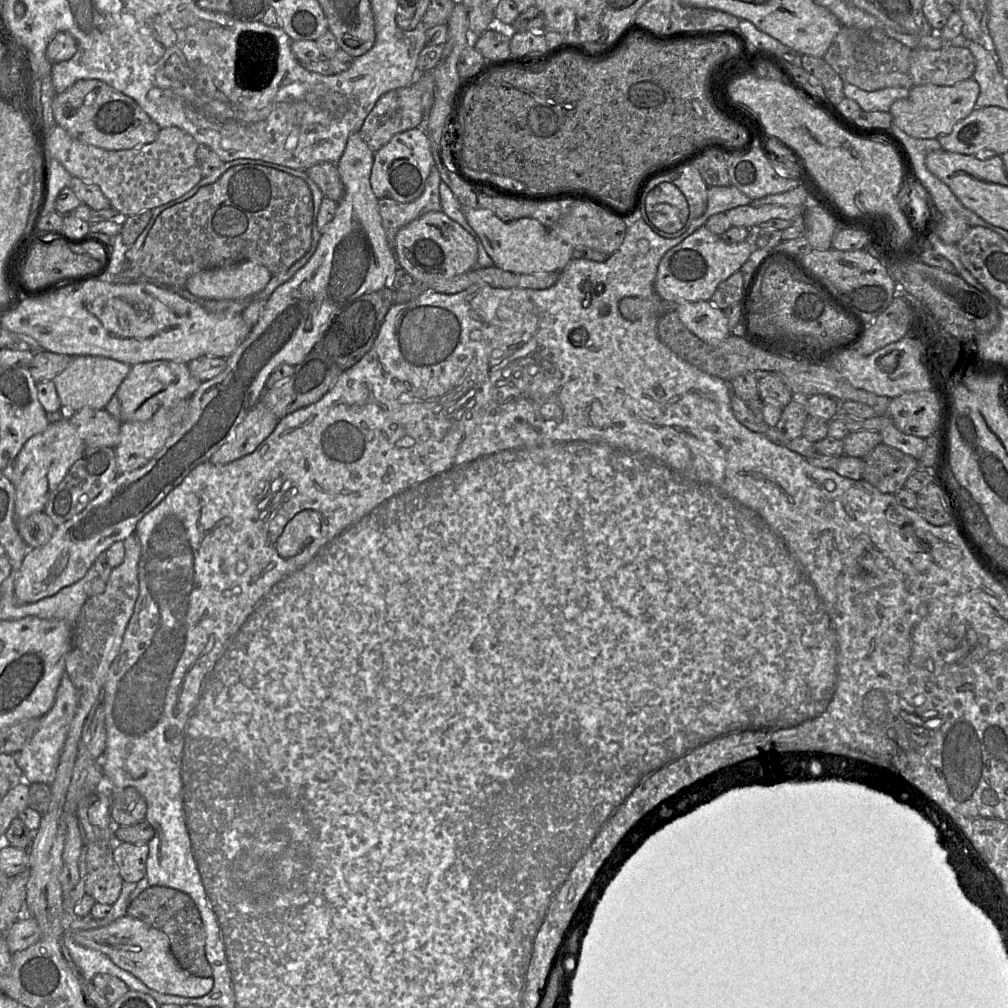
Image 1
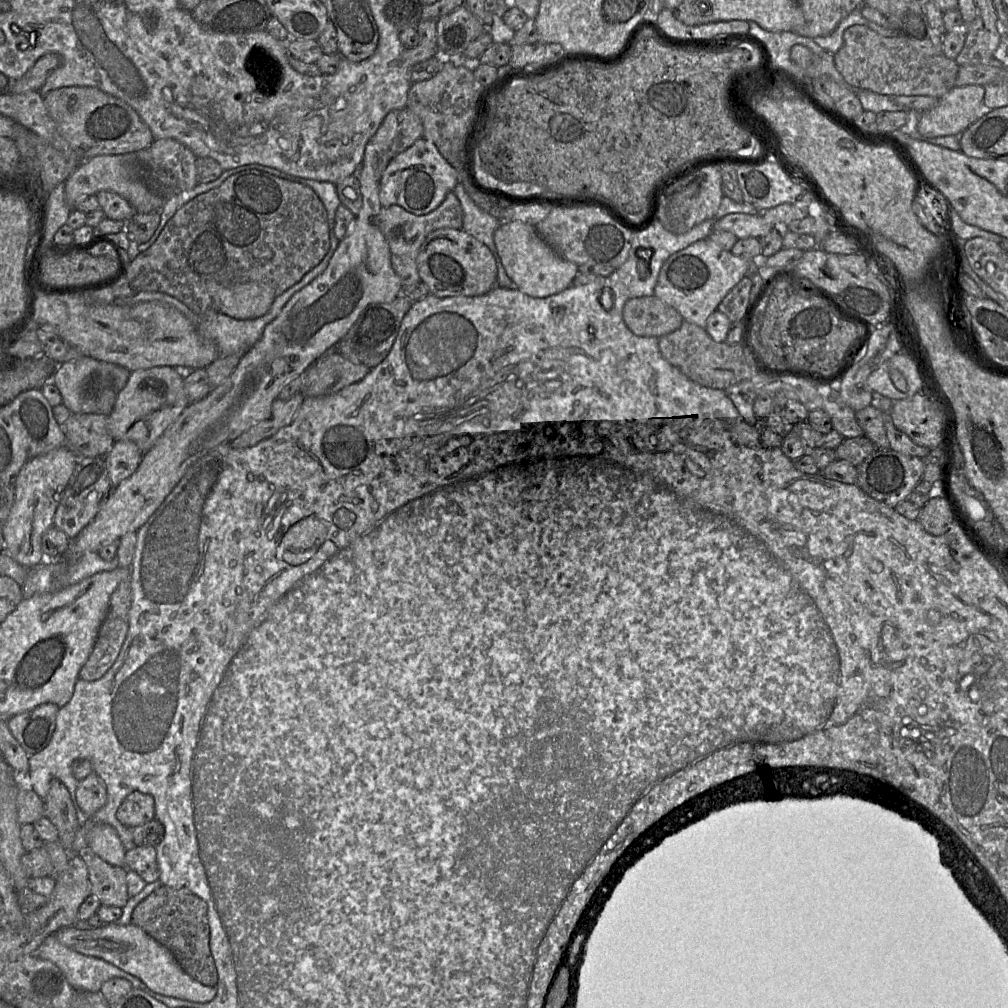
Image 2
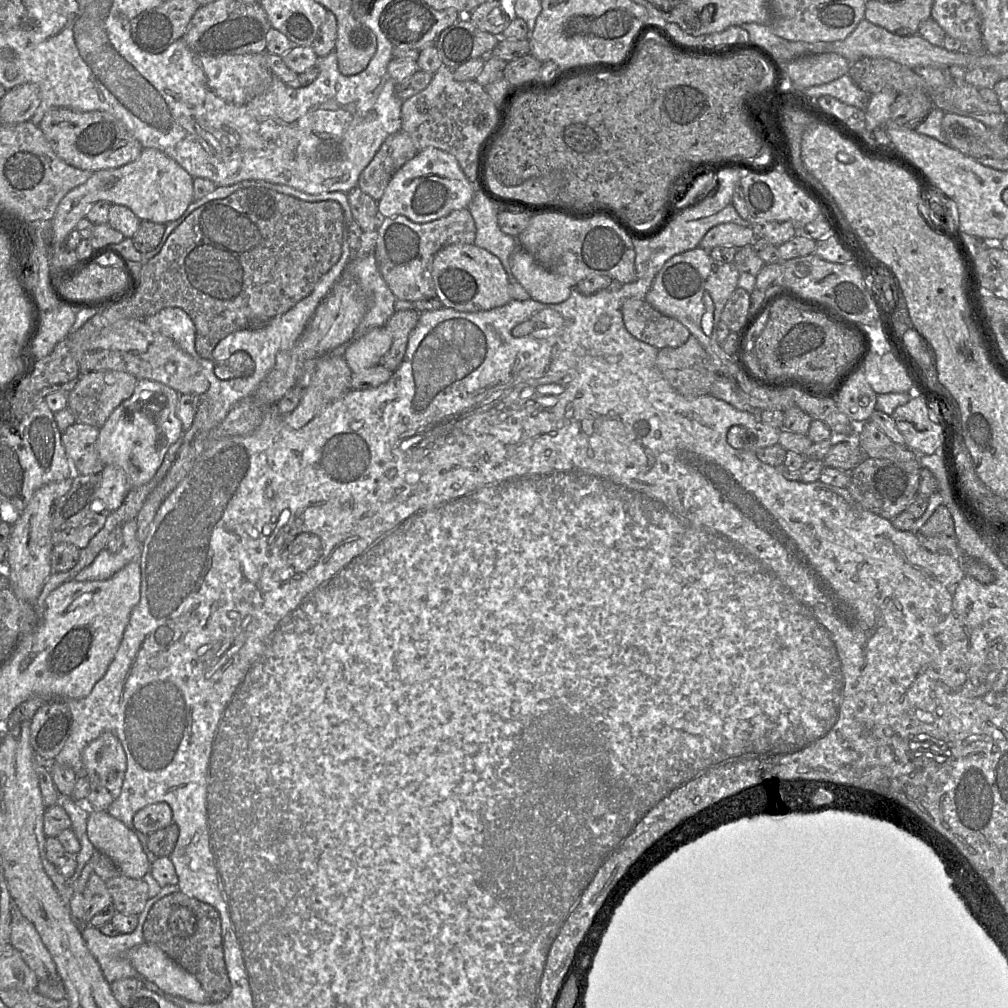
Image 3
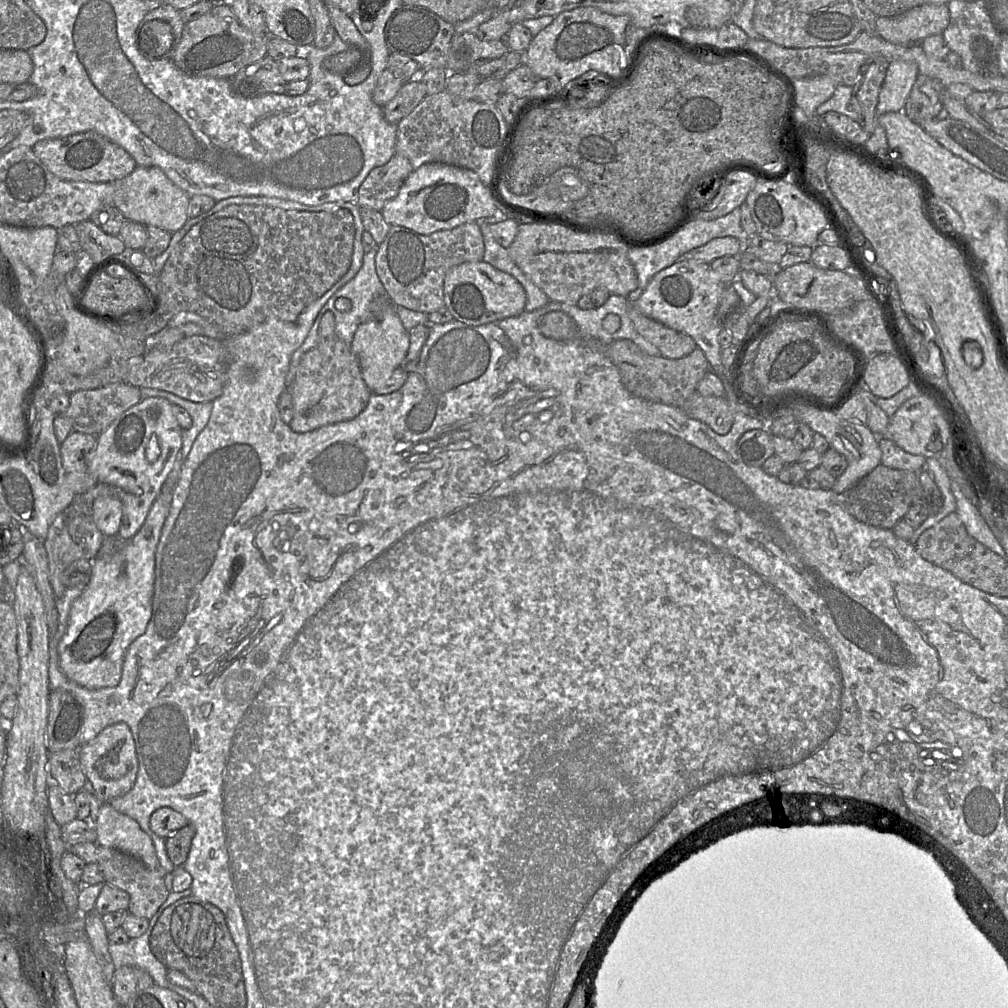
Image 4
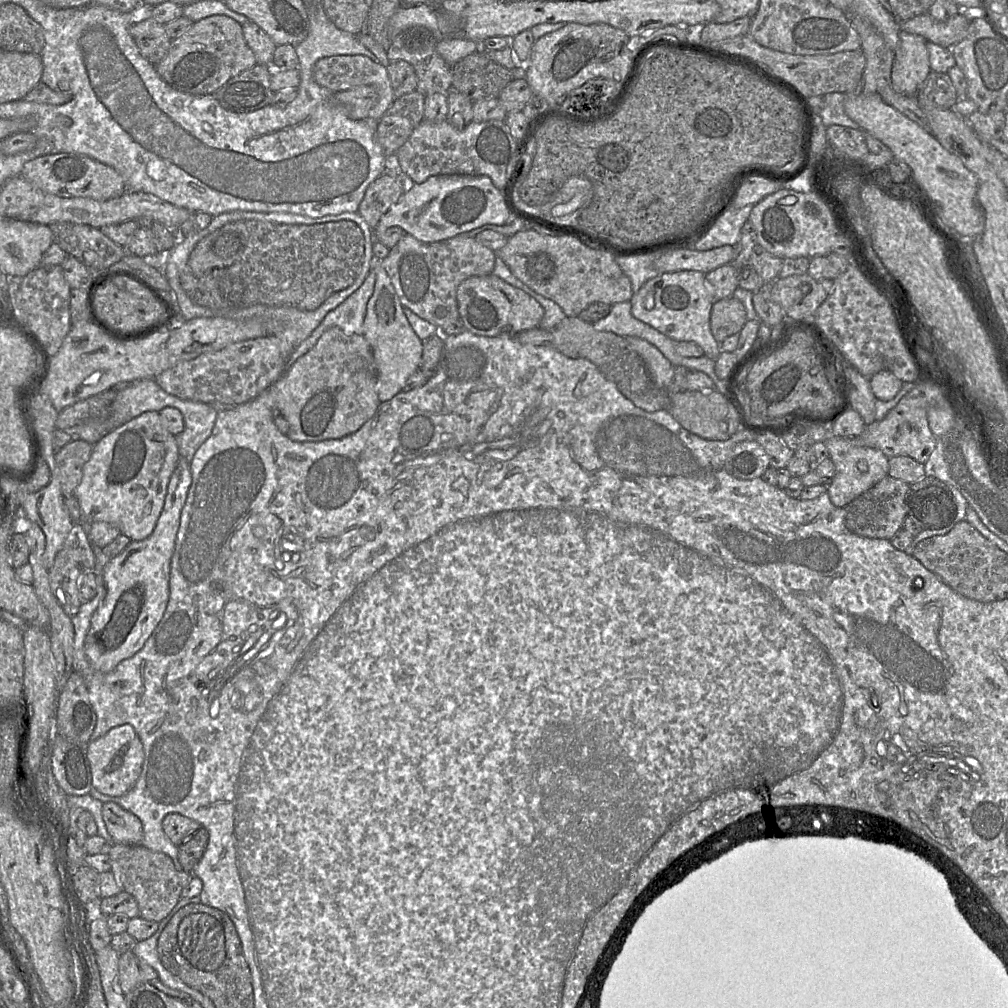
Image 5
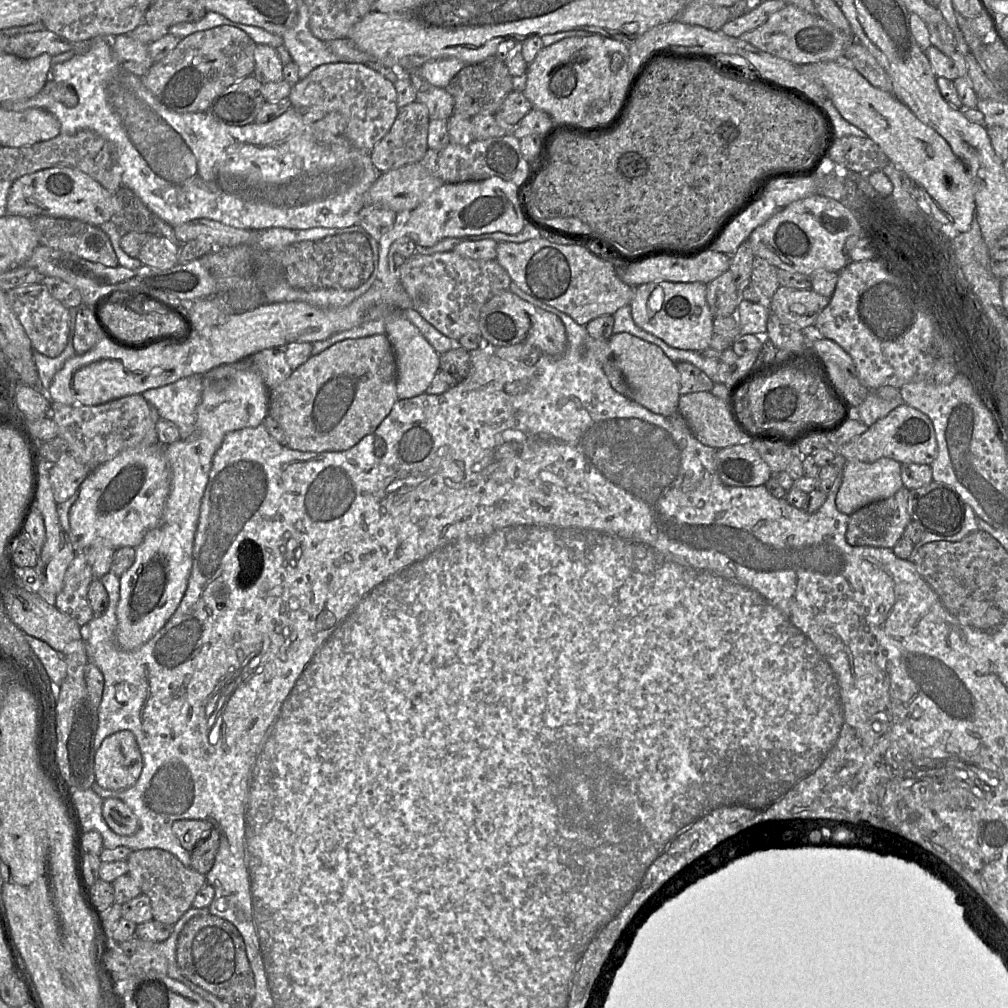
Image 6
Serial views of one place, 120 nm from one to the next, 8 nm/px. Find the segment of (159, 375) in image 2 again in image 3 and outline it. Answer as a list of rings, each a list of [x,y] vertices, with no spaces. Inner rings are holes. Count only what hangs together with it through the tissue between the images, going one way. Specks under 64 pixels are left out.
[[[140,379],[132,396],[123,401],[100,429],[96,450],[104,466],[120,467],[131,488],[148,484],[160,468],[169,448],[184,434],[176,408],[180,394],[159,382]]]

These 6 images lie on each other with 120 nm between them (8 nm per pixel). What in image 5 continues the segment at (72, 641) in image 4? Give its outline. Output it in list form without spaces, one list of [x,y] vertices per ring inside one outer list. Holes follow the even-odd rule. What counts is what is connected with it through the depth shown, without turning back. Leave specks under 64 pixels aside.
[[[180,457],[169,480],[164,507],[153,532],[144,540],[131,541],[103,567],[106,595],[91,617],[84,641],[85,656],[97,671],[109,673],[122,660],[141,650],[164,615],[170,595],[171,558],[191,482],[190,462]]]

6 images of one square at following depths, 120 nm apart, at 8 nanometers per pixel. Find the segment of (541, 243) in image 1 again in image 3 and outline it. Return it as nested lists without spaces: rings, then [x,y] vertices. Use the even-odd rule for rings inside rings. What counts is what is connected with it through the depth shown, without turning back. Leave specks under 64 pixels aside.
[[[518,247],[510,256],[511,271],[529,293],[530,298],[545,304],[565,301],[575,283],[538,264],[523,248]]]

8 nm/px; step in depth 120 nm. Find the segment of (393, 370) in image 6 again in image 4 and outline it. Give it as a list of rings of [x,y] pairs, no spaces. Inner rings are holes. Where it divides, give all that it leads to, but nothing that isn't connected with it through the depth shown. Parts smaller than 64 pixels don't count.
[[[326,312],[317,345],[302,356],[294,382],[286,387],[293,400],[294,414],[289,426],[294,432],[306,433],[354,419],[366,408],[372,394],[364,382],[357,357],[350,345],[336,334],[335,327],[333,313]]]

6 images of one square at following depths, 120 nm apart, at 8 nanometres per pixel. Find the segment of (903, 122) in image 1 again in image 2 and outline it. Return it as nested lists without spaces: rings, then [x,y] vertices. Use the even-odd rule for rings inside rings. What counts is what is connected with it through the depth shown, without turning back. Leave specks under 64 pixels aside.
[[[984,86],[954,87],[937,105],[918,115],[917,130],[924,137],[959,136],[983,113]]]

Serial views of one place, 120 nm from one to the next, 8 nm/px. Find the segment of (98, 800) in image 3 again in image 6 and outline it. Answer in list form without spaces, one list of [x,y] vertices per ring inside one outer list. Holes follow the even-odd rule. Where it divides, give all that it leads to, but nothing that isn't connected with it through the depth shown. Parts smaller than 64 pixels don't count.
[[[130,730],[109,735],[95,752],[95,782],[104,789],[130,788],[138,780],[142,768],[142,753]]]

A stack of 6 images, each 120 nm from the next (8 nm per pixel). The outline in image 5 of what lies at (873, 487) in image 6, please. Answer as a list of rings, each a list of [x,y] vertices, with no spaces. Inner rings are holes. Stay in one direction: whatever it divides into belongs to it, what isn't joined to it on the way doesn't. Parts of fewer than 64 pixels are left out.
[[[835,435],[824,443],[835,465],[835,475],[827,484],[827,493],[832,504],[837,507],[845,508],[889,474],[889,458],[878,449],[859,446],[854,438]]]

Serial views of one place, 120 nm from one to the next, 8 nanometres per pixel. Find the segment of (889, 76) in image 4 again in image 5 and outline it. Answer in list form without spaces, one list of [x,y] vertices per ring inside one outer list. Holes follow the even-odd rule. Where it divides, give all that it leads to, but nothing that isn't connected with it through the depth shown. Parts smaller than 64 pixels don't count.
[[[900,31],[891,71],[891,86],[897,93],[915,96],[931,72],[927,43],[920,35]]]

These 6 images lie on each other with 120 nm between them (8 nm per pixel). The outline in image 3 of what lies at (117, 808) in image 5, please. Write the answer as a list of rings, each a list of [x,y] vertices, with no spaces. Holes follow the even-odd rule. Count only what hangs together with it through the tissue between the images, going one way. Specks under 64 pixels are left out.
[[[90,811],[87,835],[94,848],[109,857],[125,876],[142,879],[149,873],[151,863],[137,836],[107,811]]]

